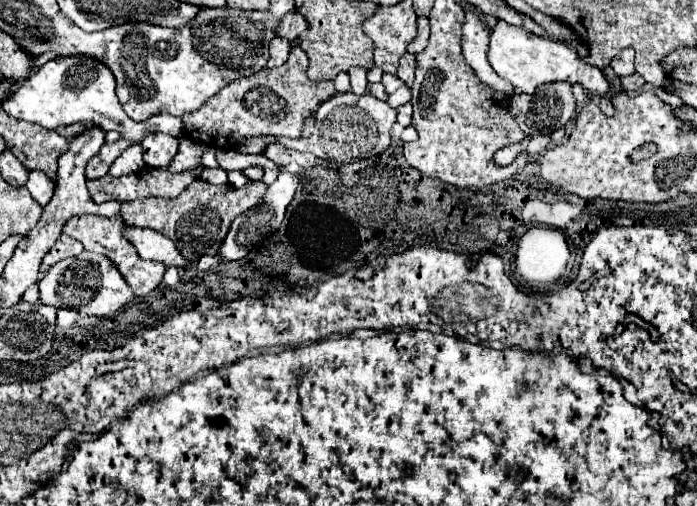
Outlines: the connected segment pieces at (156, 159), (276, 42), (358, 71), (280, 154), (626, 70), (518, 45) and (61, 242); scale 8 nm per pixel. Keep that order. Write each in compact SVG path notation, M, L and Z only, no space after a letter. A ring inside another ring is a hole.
M148 134L142 142L142 148L144 148L144 162L148 166L154 166L154 168L160 168L160 166L168 166L172 156L176 154L178 150L178 140L168 136L168 134Z
M274 38L270 42L270 60L268 60L268 68L276 68L276 66L282 66L286 60L288 60L288 54L290 54L290 40L284 40L284 38Z
M354 66L348 70L350 74L350 82L352 82L352 88L356 94L364 94L366 92L366 86L368 86L368 80L366 80L366 74L368 74L368 68L360 68L360 66Z
M272 144L272 146L268 146L268 148L266 148L266 152L264 152L264 156L266 156L266 158L270 158L270 160L274 160L276 164L282 164L282 166L292 164L292 162L296 162L296 164L304 166L307 162L305 168L314 167L316 160L319 160L318 157L311 153L306 156L306 154L302 154L302 152L296 152L296 150L284 148L282 144Z
M626 48L622 50L612 62L610 62L612 70L618 74L618 76L628 76L634 72L634 50L632 48Z
M498 20L496 26L492 28L490 44L488 44L488 60L500 78L508 80L518 92L524 92L524 94L532 94L540 84L558 82L558 80L564 80L570 84L580 82L584 88L596 94L606 94L608 90L608 82L602 70L596 66L584 64L574 50L570 50L562 42L554 42L550 38L536 36L520 26L506 24L504 20Z
M62 234L62 236L54 242L54 246L46 252L42 264L44 264L44 266L54 266L56 262L60 262L60 260L64 260L64 258L78 256L82 250L84 250L84 246L82 246L78 240L74 240L74 238L70 238L70 236Z

